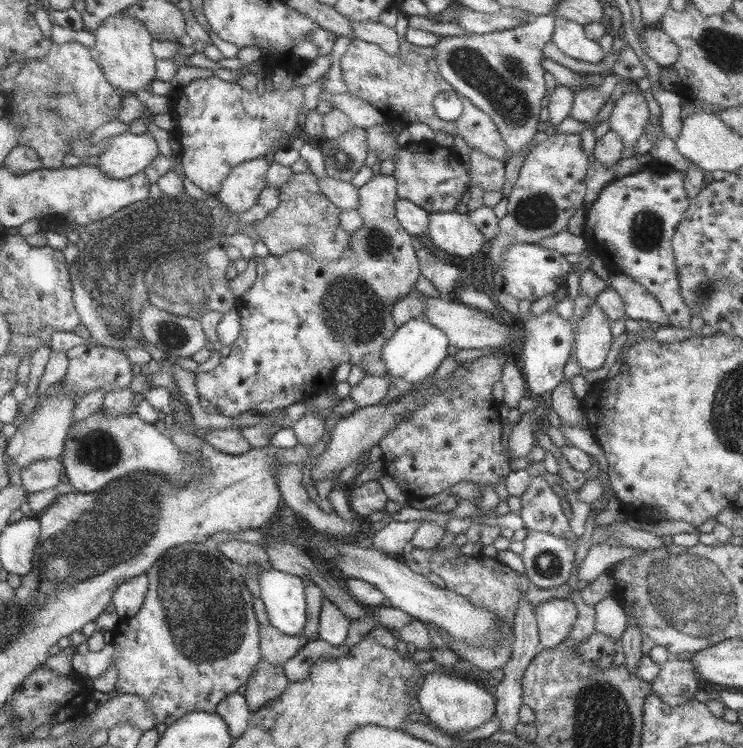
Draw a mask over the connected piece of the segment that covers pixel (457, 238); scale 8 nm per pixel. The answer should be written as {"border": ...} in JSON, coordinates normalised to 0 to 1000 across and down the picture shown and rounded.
{"border":[[[581,283],[577,286],[577,305],[573,321],[590,336],[631,345],[647,336],[653,320],[630,293],[629,286],[610,283]]]}

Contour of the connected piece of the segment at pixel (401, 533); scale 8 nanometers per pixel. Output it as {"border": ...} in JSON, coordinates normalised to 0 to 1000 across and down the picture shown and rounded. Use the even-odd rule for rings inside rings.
{"border":[[[525,697],[503,707],[501,734],[515,737],[515,741],[540,743],[544,727],[552,723],[567,697]]]}

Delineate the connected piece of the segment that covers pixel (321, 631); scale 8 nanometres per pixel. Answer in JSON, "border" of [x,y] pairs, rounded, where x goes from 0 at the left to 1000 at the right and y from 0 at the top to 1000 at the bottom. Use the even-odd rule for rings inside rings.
{"border":[[[437,798],[433,799],[428,821],[428,854],[437,856],[445,864],[455,864],[464,856],[471,830]]]}

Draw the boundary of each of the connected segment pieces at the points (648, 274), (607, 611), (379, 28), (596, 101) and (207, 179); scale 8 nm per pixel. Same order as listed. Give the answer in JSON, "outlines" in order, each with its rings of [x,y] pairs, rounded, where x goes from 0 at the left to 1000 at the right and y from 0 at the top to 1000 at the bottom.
{"outlines":[[[[882,225],[882,227],[868,227],[837,235],[832,239],[822,239],[803,261],[801,270],[787,282],[787,294],[785,298],[785,306],[782,317],[789,324],[789,332],[793,332],[793,336],[806,344],[816,361],[820,361],[820,366],[838,366],[841,369],[849,370],[857,380],[861,380],[865,385],[869,385],[873,389],[876,396],[880,396],[884,400],[884,404],[891,409],[892,417],[899,422],[902,436],[910,436],[911,439],[926,439],[927,428],[930,428],[931,420],[925,412],[923,405],[919,404],[918,396],[915,394],[914,378],[913,378],[913,361],[907,349],[907,342],[903,333],[903,318],[908,313],[911,301],[918,293],[919,285],[927,278],[927,262],[923,259],[921,249],[921,233],[919,229],[911,227],[898,227],[898,225]]],[[[818,797],[797,811],[801,825],[801,845],[832,854],[843,836],[843,824],[837,820],[838,814],[833,806],[825,798]]],[[[471,29],[476,37],[475,49],[479,53],[505,59],[521,72],[533,74],[537,64],[537,52],[530,37],[522,37],[507,29]]],[[[814,96],[803,120],[773,123],[766,155],[777,163],[793,163],[799,159],[828,120],[832,106],[825,96]]],[[[289,102],[277,103],[277,104],[265,104],[261,108],[256,108],[248,116],[237,116],[234,115],[231,119],[231,124],[229,126],[230,134],[233,136],[231,152],[237,156],[237,174],[241,174],[241,195],[242,199],[238,203],[238,209],[242,214],[242,219],[246,225],[248,235],[250,235],[265,251],[269,251],[277,259],[283,262],[288,262],[292,259],[296,249],[307,235],[311,226],[315,225],[316,221],[320,221],[324,217],[332,217],[335,214],[341,214],[342,211],[354,211],[358,206],[365,206],[371,202],[374,198],[380,198],[381,193],[377,197],[366,197],[370,190],[378,187],[378,184],[393,183],[397,176],[400,166],[400,154],[402,152],[402,146],[410,142],[408,135],[408,120],[409,116],[402,115],[400,112],[392,112],[389,120],[386,123],[376,123],[376,120],[354,120],[351,126],[346,123],[346,120],[330,120],[330,118],[324,118],[322,115],[322,110],[306,110],[304,107],[297,107]]]]}

